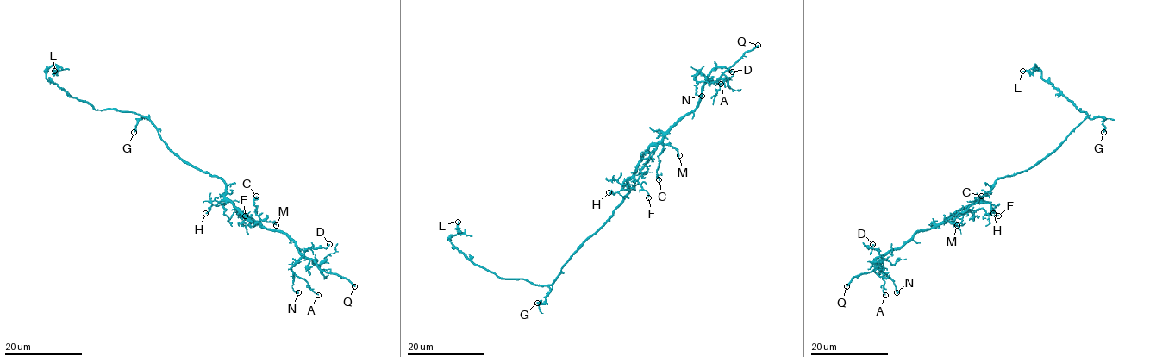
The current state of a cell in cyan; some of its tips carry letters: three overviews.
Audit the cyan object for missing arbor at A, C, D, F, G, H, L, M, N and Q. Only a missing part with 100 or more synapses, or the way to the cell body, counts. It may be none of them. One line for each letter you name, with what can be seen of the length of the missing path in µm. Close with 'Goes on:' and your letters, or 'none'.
Q: Missing length about 45 µm
Goes on: Q

